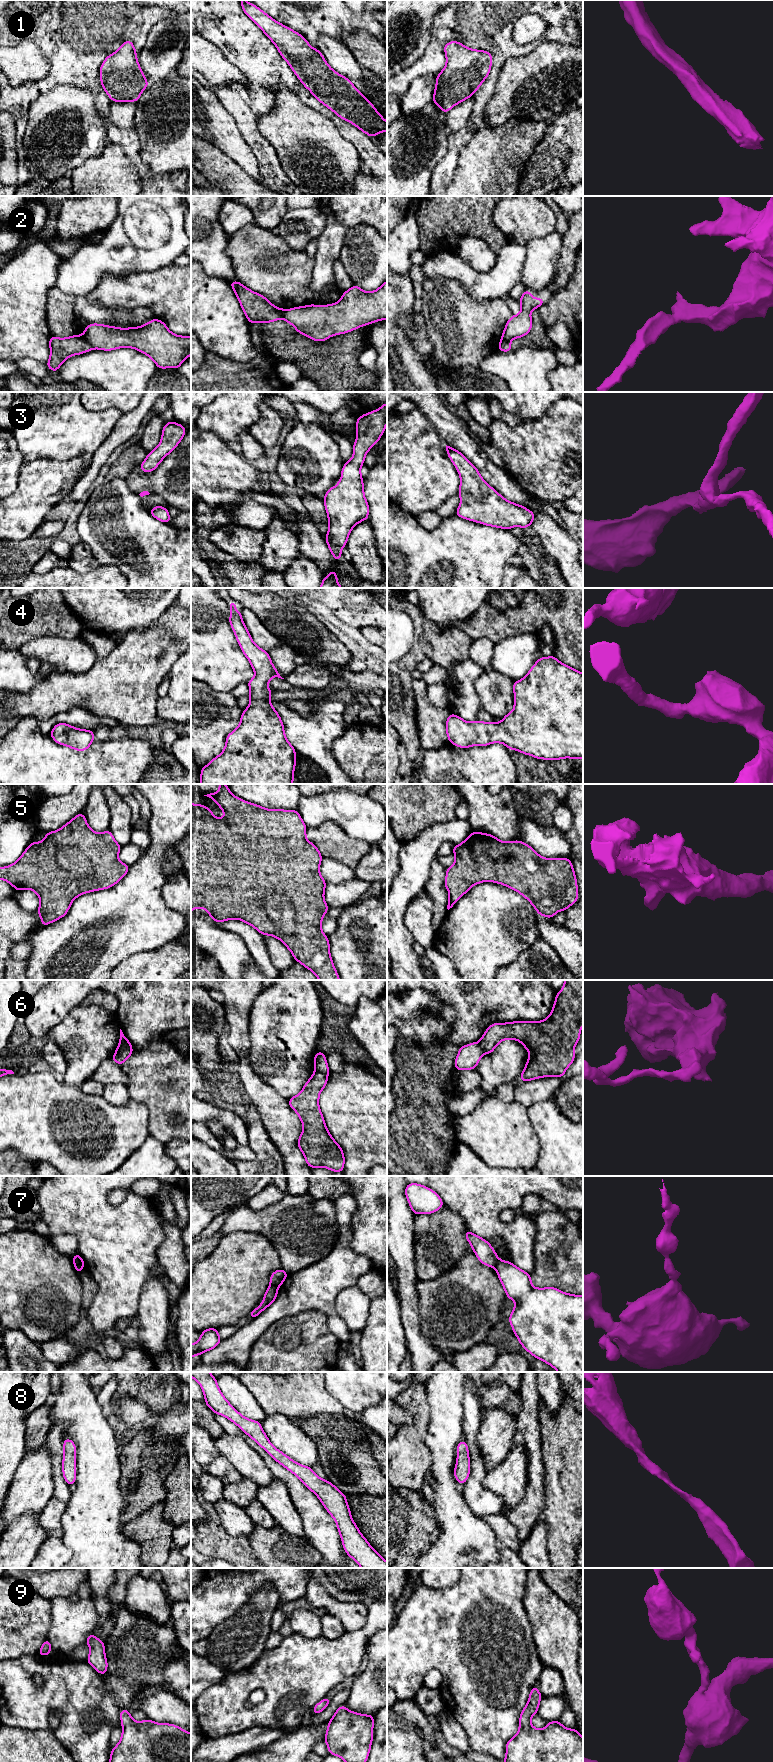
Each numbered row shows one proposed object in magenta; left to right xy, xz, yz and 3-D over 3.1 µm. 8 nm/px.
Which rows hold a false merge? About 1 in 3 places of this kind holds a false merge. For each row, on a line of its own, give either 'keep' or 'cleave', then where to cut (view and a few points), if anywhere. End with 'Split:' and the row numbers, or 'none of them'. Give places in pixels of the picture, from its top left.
1: keep | no cut
2: cleave | xy (81, 336), (93, 347)
3: keep | no cut
4: keep | no cut
5: keep | no cut
6: cleave | xy (130, 1045), (115, 1053)
7: cleave | xz (270, 1284), (277, 1287)
8: keep | no cut
9: keep | no cut
Split: 2, 6, 7

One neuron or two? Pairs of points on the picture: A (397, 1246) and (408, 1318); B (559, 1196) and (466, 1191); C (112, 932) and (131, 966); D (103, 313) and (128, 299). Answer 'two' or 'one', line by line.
A: one
B: one
C: two
D: two

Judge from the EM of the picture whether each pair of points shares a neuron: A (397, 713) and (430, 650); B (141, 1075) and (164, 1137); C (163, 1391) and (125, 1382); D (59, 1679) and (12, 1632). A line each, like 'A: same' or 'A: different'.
A: same
B: same
C: same
D: different

